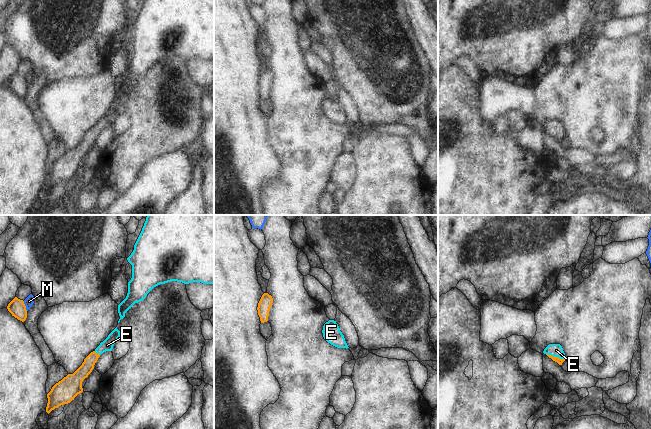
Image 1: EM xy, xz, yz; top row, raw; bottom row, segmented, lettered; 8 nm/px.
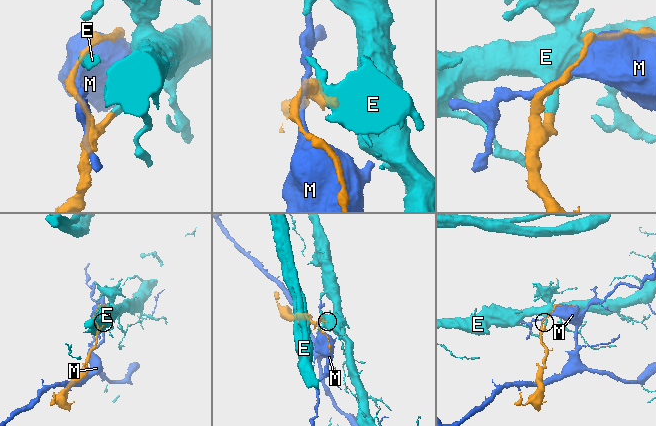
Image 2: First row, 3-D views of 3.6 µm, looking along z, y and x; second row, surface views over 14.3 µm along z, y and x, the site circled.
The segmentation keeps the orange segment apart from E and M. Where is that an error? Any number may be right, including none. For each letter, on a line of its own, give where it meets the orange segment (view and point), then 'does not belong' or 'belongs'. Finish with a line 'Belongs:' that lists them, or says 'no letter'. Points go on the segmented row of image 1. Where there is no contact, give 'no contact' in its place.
E: meets orange in yz at (555, 357); belongs
M: meets orange in xy at (25, 306); does not belong
Belongs: E

